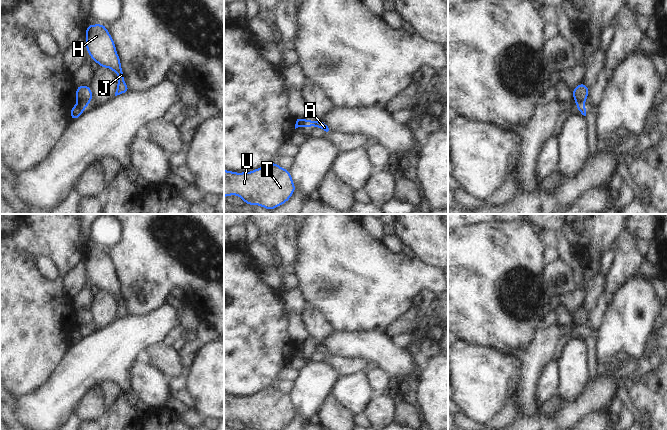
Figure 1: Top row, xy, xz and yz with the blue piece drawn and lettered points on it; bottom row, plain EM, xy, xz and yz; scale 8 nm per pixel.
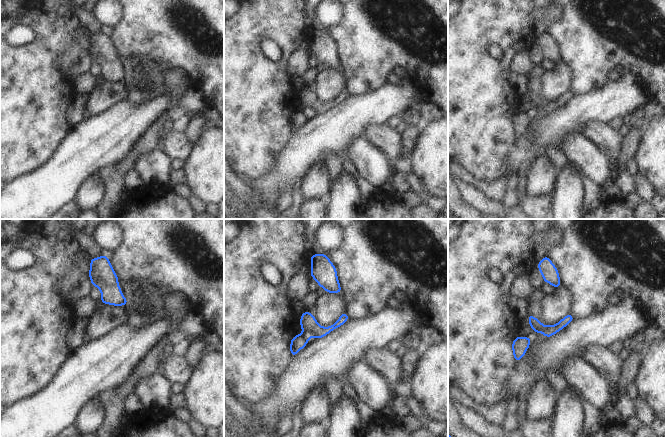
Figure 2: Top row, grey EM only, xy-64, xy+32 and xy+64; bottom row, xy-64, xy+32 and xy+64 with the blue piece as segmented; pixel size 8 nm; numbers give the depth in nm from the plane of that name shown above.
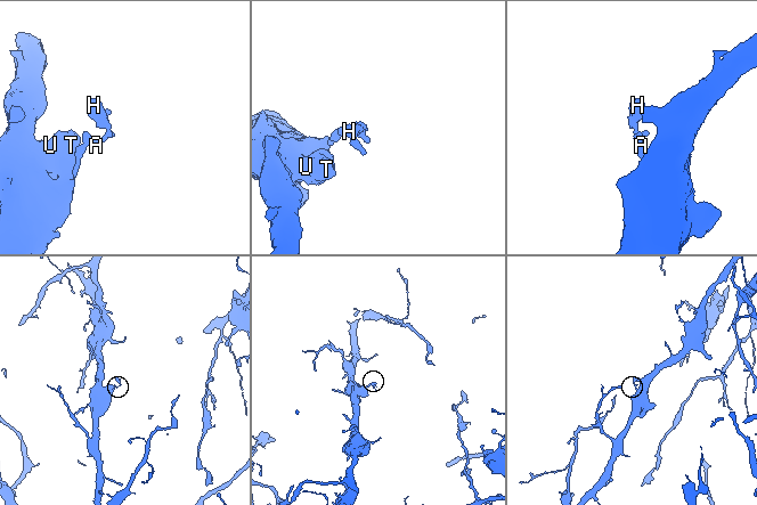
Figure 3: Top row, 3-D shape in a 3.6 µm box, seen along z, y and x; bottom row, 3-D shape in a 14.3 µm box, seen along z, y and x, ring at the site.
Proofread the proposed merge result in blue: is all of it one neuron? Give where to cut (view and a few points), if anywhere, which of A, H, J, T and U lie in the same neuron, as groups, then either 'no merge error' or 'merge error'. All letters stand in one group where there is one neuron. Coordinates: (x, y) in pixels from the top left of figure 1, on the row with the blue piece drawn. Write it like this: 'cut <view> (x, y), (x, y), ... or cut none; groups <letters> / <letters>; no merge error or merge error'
cut xy (77, 102), (85, 107); groups A H J / T U; merge error

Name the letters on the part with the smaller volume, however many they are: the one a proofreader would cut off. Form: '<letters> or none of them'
A, H, J

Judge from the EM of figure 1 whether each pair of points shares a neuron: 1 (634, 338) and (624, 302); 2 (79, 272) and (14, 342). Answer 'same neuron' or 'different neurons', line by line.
1: same neuron
2: different neurons

